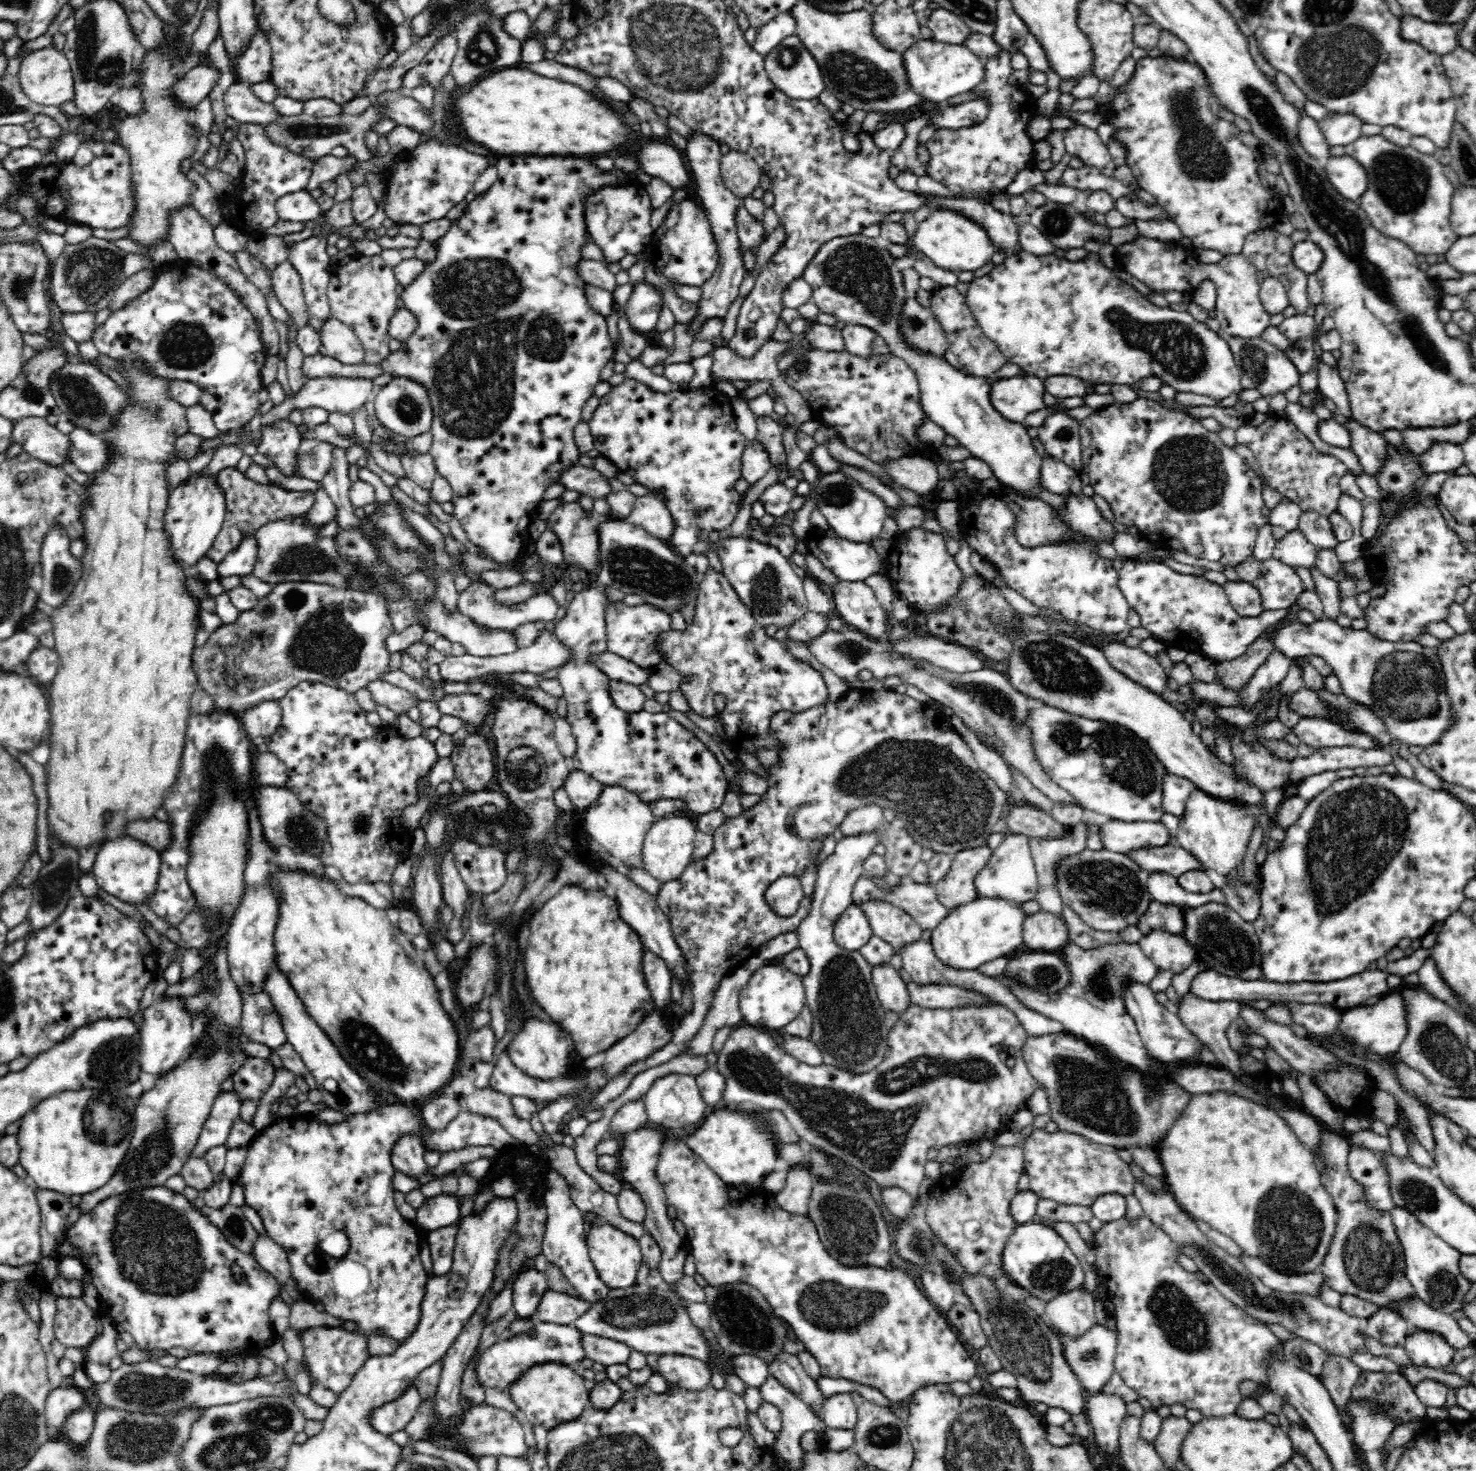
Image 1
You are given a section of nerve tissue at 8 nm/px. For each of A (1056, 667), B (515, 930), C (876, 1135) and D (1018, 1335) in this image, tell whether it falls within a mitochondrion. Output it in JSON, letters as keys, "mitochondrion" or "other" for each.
{"A":"mitochondrion","B":"other","C":"mitochondrion","D":"mitochondrion"}

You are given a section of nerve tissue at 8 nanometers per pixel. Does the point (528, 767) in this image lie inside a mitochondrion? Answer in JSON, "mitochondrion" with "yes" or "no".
{"mitochondrion":"yes"}

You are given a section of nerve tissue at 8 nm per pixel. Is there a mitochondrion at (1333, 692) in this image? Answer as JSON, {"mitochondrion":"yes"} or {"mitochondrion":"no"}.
{"mitochondrion":"no"}

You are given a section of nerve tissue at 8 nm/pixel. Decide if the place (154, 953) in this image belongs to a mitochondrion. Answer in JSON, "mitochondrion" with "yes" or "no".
{"mitochondrion":"no"}

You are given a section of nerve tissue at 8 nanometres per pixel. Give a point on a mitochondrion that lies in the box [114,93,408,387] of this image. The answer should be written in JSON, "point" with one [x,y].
{"point":[185,346]}

